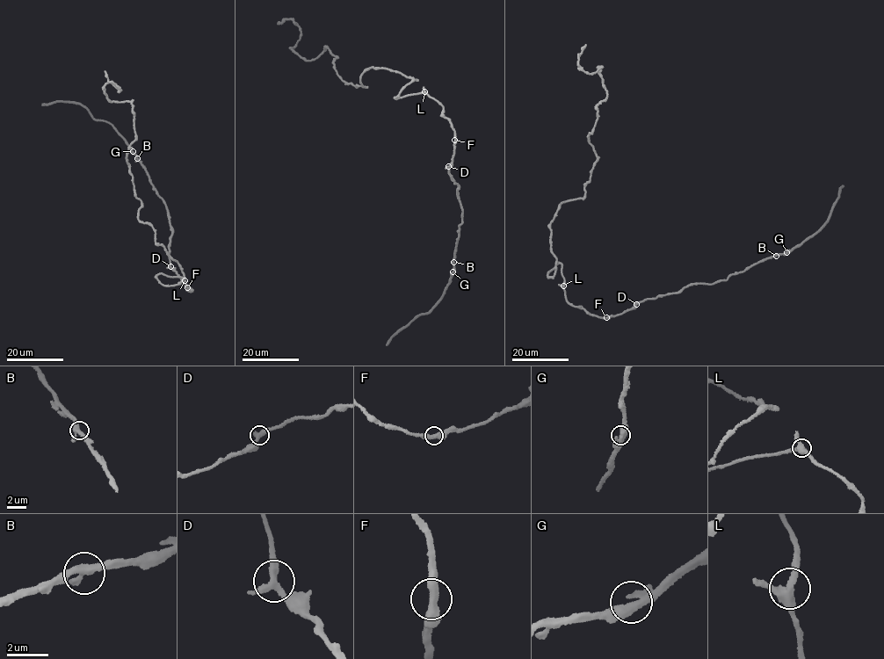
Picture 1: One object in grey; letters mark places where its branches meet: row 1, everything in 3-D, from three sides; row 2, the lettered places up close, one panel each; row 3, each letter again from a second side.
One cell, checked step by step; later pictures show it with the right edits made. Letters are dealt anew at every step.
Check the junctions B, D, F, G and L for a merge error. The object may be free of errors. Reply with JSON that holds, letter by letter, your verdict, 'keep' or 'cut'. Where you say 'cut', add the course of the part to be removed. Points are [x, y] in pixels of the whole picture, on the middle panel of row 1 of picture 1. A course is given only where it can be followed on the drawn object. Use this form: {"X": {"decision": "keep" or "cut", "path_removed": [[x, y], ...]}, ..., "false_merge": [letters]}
{"B": {"decision": "keep"}, "D": {"decision": "keep"}, "F": {"decision": "keep"}, "G": {"decision": "keep"}, "L": {"decision": "keep"}, "false_merge": []}

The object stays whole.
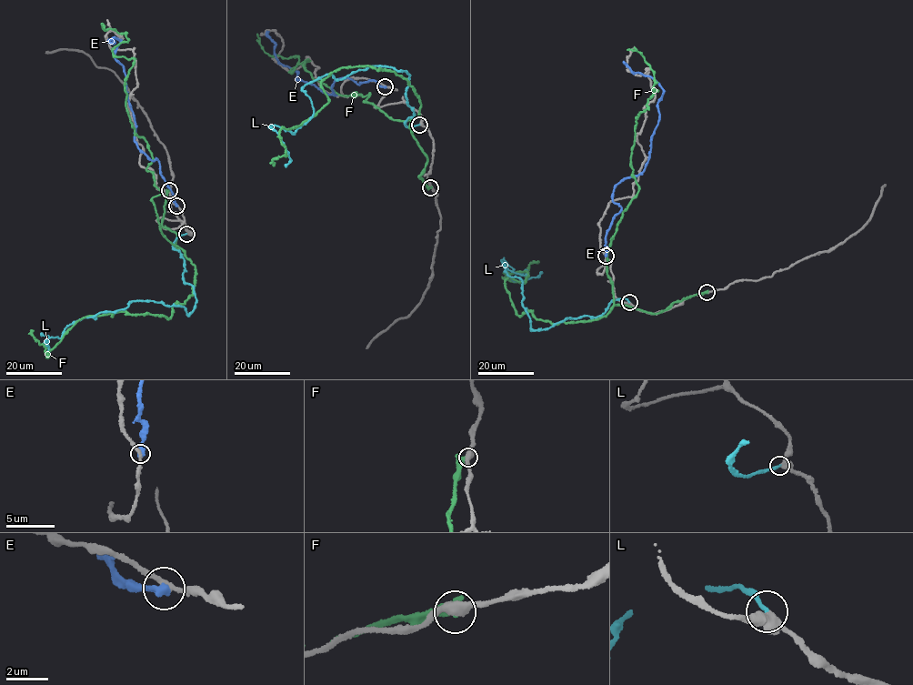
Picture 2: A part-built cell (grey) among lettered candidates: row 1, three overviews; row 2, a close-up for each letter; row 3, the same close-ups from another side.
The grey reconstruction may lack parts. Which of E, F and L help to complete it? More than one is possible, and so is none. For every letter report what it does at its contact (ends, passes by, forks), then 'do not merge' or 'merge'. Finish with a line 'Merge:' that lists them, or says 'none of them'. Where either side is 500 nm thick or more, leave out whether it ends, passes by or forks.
E: it ends | do not merge
F: it passes by | do not merge
L: it ends | merge
Merge: L

